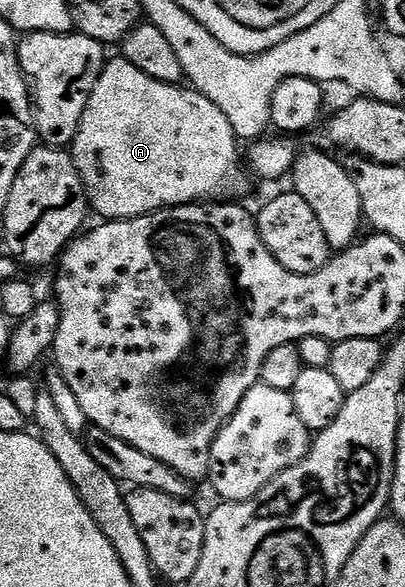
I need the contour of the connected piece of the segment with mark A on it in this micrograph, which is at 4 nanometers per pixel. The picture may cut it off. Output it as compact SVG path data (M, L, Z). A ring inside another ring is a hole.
M121 58L111 59L102 69L100 78L92 90L92 98L88 98L88 106L82 115L78 133L72 145L74 165L78 167L80 178L86 187L88 204L91 209L99 212L99 217L106 220L127 220L133 216L146 216L149 212L161 212L164 208L178 208L181 204L196 204L199 202L222 202L227 198L242 198L246 192L246 180L238 173L238 147L240 141L235 136L228 118L220 114L220 106L212 106L204 94L194 91L182 84L165 84L156 78L148 78L144 70L136 70L132 62Z

